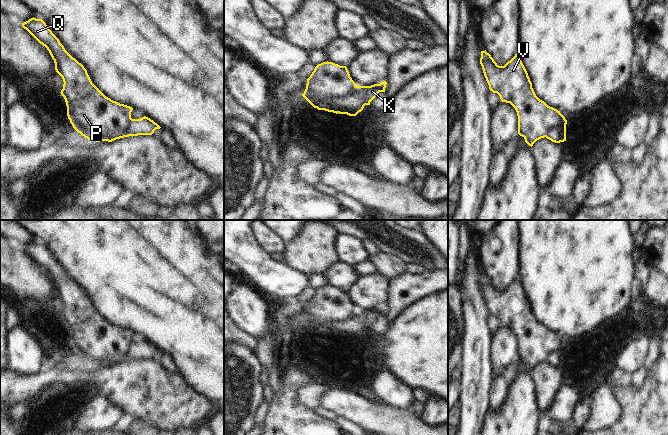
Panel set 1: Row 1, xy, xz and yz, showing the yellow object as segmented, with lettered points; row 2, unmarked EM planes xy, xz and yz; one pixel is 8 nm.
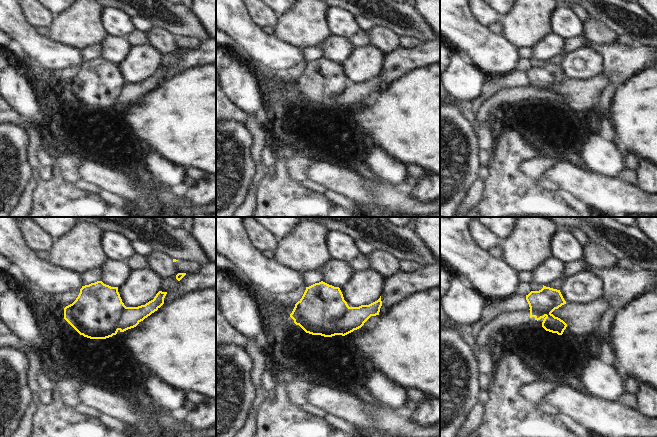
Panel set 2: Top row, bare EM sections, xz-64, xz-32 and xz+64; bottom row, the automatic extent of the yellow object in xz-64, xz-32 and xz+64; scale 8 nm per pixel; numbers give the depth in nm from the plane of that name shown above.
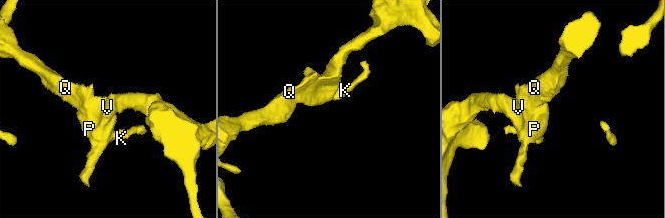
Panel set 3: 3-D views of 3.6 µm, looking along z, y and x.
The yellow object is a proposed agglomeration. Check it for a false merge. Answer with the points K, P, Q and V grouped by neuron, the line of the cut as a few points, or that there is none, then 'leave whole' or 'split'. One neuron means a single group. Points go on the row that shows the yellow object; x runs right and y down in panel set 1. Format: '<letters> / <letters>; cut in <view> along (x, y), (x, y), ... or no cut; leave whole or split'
K / P Q V; cut in xz along (357, 86), (352, 91), (333, 99), (333, 105), (338, 112); split

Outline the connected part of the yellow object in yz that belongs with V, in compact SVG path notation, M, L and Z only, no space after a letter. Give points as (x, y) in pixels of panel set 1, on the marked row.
M486 50L481 51L480 64L490 91L515 108L518 134L529 146L544 138L549 129L566 127L567 120L560 111L536 96L519 52L504 66L499 66Z

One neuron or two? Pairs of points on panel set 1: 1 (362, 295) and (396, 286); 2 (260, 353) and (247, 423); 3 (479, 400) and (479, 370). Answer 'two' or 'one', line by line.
1: two
2: two
3: one

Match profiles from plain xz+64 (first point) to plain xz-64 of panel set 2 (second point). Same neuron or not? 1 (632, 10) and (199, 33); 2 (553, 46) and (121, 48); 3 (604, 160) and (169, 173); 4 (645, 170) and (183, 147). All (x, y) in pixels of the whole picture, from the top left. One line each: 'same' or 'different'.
1: same
2: same
3: same
4: different

